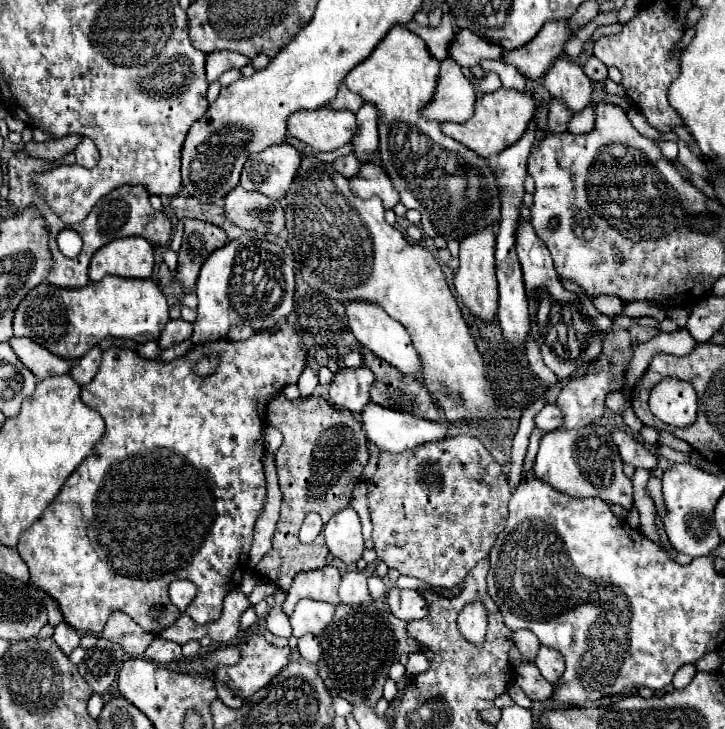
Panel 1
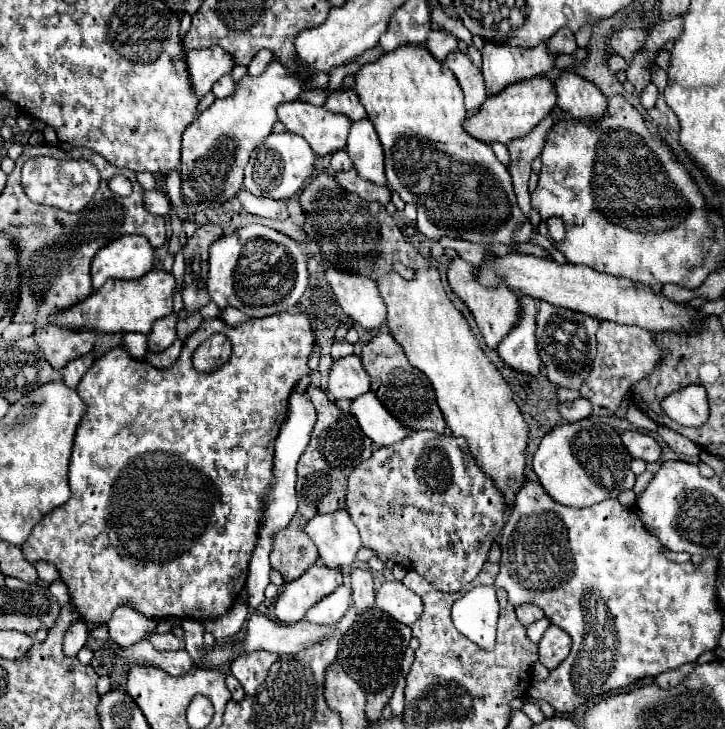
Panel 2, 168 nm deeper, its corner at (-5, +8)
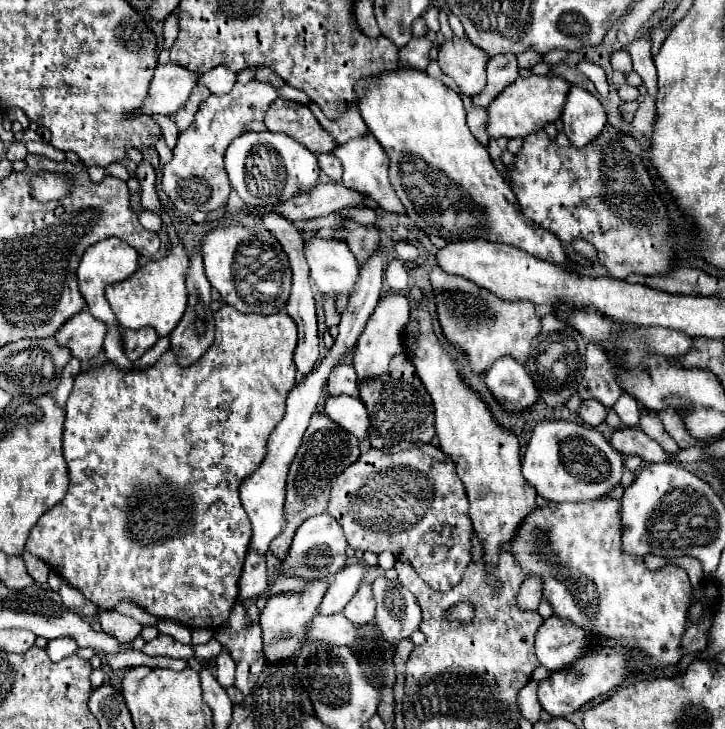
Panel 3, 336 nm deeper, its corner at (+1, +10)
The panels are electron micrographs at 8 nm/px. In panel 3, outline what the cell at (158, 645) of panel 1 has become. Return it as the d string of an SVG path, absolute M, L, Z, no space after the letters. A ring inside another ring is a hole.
M165 634L147 642L143 652L147 656L169 656L169 658L191 658L191 656L195 656L193 646L185 646L185 644L177 642L171 636L165 636Z

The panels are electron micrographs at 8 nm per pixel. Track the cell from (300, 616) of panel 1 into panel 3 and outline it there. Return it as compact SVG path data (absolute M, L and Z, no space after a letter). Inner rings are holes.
M353 562L347 568L339 570L339 574L335 574L333 582L329 584L327 594L323 596L323 602L319 606L319 614L331 616L331 614L343 612L343 608L353 598L353 594L357 592L361 582L363 582L361 562Z

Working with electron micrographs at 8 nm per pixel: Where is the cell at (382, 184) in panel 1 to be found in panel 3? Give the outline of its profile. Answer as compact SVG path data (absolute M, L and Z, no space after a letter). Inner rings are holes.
M341 182L317 184L311 192L297 194L285 204L275 206L273 210L291 222L303 222L313 216L325 216L341 208L363 208L367 194L357 194L357 190L347 190Z

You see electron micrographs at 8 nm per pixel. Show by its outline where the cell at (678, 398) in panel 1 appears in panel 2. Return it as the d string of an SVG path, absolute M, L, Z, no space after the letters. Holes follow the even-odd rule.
M689 386L681 388L681 392L673 392L673 396L661 402L663 410L681 426L701 426L707 416L707 396L703 386Z

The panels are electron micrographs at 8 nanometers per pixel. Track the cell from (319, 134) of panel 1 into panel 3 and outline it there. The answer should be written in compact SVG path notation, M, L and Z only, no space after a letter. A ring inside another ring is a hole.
M277 98L265 114L265 126L271 132L283 132L295 138L317 156L333 152L333 148L337 146L335 138L331 138L331 134L327 134L323 126L319 126L313 112L299 102Z

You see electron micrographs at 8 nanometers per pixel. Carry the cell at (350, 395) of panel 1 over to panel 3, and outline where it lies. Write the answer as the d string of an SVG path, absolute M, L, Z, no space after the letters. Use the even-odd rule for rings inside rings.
M351 364L335 366L335 370L329 374L327 390L329 390L331 396L339 396L339 394L357 396L359 394L359 386L357 386L357 374L355 374L353 366Z

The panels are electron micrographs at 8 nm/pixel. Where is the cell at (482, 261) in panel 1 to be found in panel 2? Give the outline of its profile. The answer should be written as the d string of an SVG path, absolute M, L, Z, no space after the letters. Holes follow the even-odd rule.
M454 258L449 264L449 268L447 268L447 280L449 280L451 290L465 302L465 306L473 314L485 344L489 348L497 348L501 344L501 340L511 332L511 328L519 322L519 318L521 318L521 302L505 286L499 286L499 288L481 286L477 282L477 278L475 278L475 272L477 272L475 266L463 262L462 258Z

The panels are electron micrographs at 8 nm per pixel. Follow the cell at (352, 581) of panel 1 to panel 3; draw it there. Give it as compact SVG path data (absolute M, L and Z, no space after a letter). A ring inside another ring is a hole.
M363 582L363 586L359 586L359 590L351 598L351 602L345 606L343 614L353 624L373 622L373 616L375 616L375 600L373 600L373 594L371 594L371 586L367 582Z

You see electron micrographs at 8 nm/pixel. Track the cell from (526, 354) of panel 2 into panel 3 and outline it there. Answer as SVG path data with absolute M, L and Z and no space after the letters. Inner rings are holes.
M499 358L485 374L485 384L507 410L525 410L537 398L537 388L525 370L525 364L515 358Z

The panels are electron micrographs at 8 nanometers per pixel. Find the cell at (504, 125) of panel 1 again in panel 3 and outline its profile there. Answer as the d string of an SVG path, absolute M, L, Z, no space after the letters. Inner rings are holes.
M527 76L507 86L487 106L487 136L489 138L525 138L527 134L543 128L547 122L555 122L561 116L569 82L561 76Z

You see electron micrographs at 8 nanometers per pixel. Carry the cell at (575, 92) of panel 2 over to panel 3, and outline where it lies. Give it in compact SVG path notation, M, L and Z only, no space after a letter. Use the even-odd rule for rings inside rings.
M571 86L563 106L563 130L573 146L589 144L607 124L607 114L601 102L587 90Z

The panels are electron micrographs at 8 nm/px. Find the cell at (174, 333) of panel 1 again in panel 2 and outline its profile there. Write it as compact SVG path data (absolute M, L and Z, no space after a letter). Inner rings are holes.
M175 314L167 316L167 318L161 318L153 324L153 330L151 334L147 336L147 350L149 352L161 352L165 348L169 348L169 344L173 344L173 340L177 338L175 334Z

